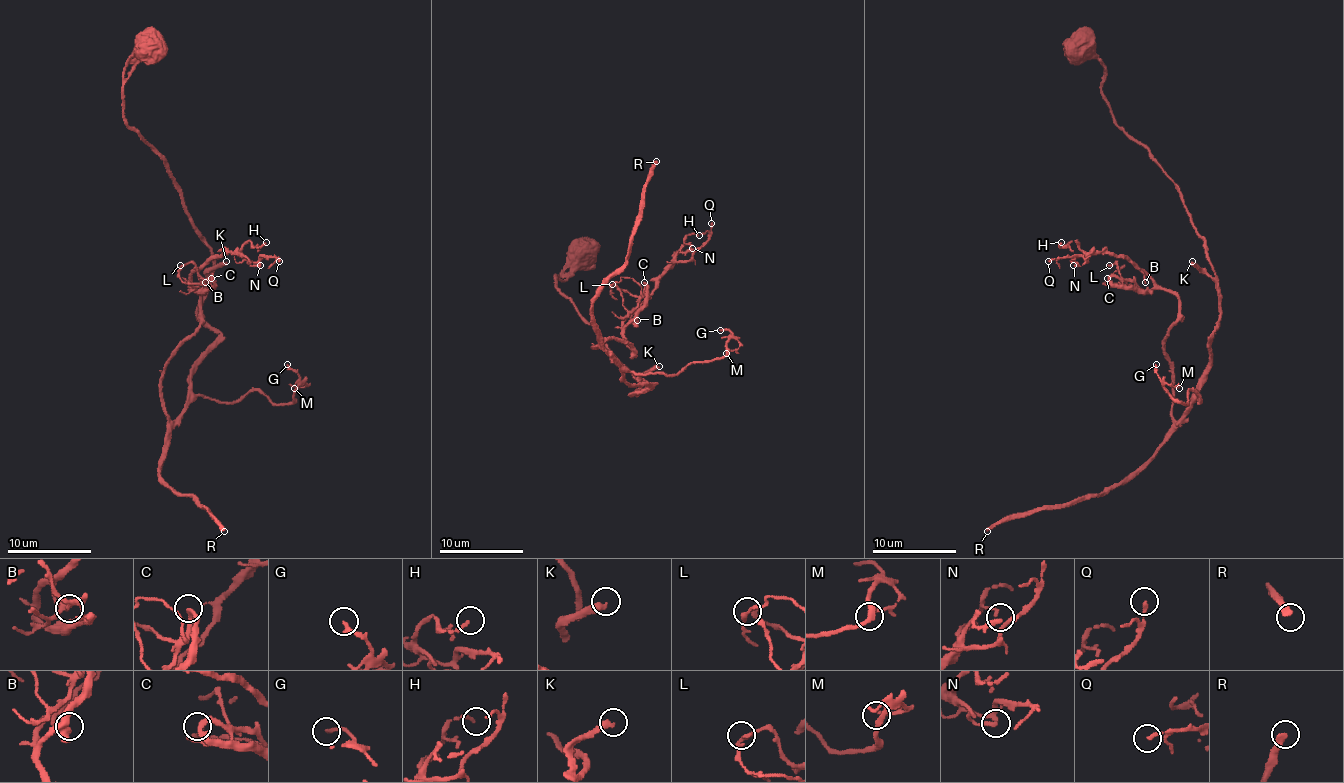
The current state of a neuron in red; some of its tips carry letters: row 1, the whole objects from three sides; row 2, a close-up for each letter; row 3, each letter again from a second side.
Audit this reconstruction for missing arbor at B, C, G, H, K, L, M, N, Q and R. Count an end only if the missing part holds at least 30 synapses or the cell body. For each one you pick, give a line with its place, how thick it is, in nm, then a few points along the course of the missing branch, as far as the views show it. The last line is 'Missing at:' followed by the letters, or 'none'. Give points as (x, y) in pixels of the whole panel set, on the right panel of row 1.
K: (1192, 261) | 320 nm | (1192, 261), (1149, 236), (1124, 208), (1084, 194), (1067, 177), (1067, 166), (1010, 160), (1002, 156), (1008, 147)
R: (987, 531) | 280 nm
Missing at: K, R

